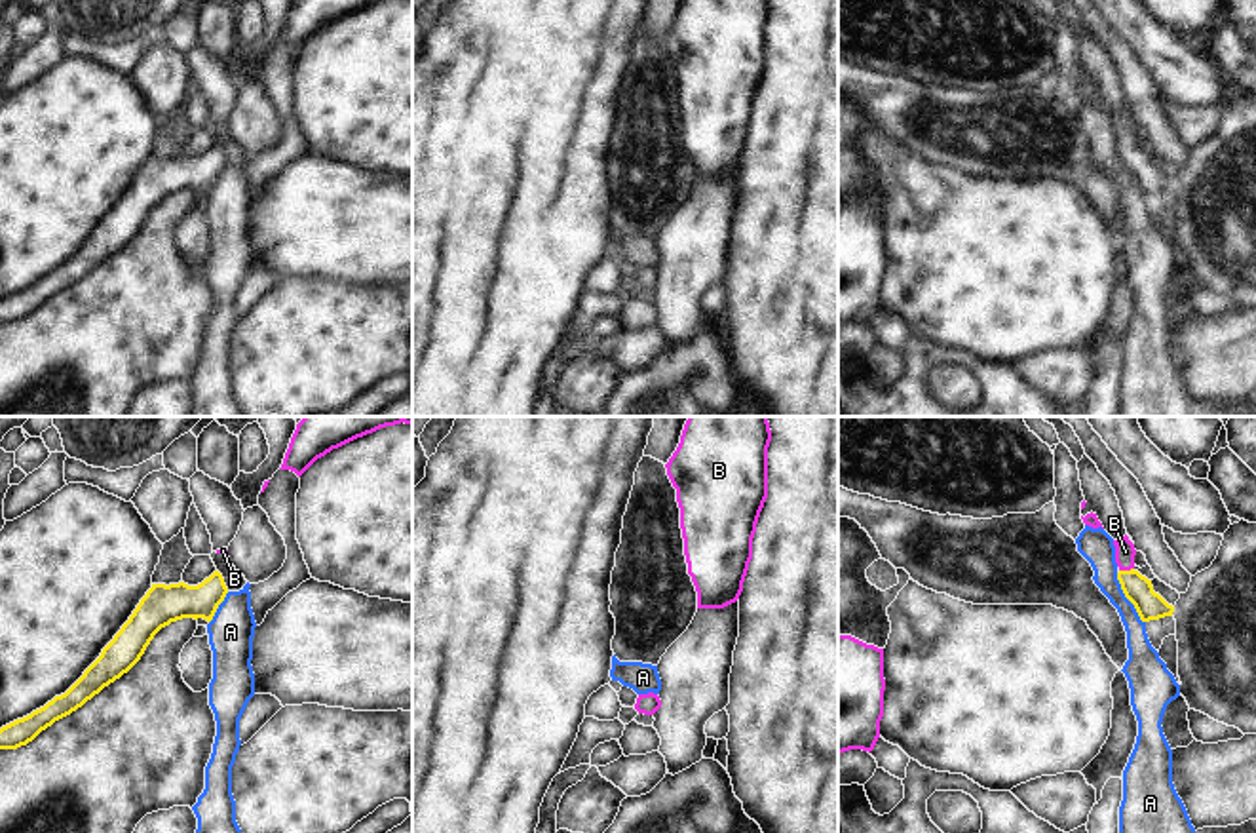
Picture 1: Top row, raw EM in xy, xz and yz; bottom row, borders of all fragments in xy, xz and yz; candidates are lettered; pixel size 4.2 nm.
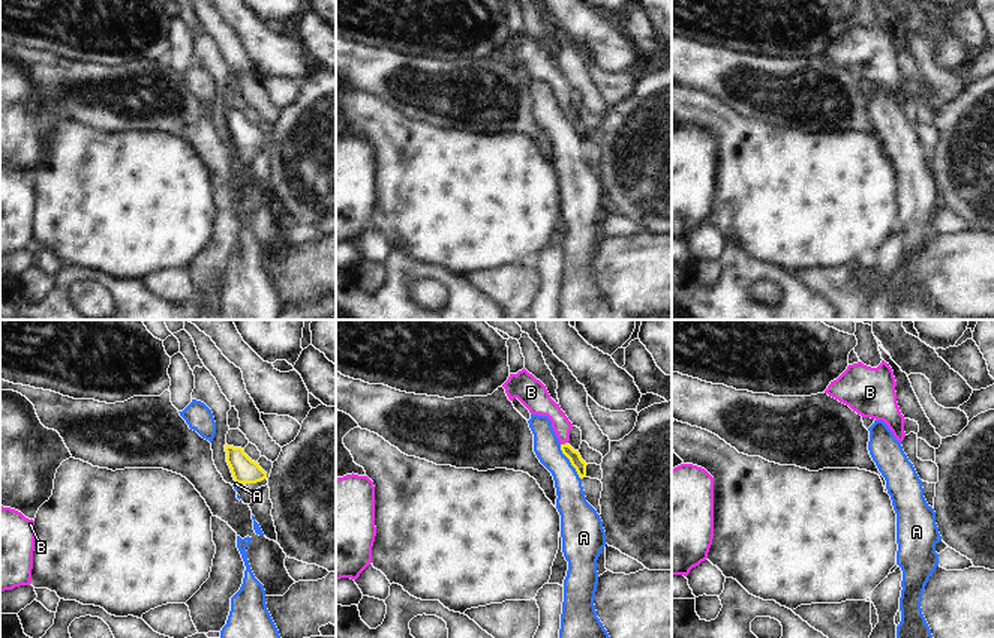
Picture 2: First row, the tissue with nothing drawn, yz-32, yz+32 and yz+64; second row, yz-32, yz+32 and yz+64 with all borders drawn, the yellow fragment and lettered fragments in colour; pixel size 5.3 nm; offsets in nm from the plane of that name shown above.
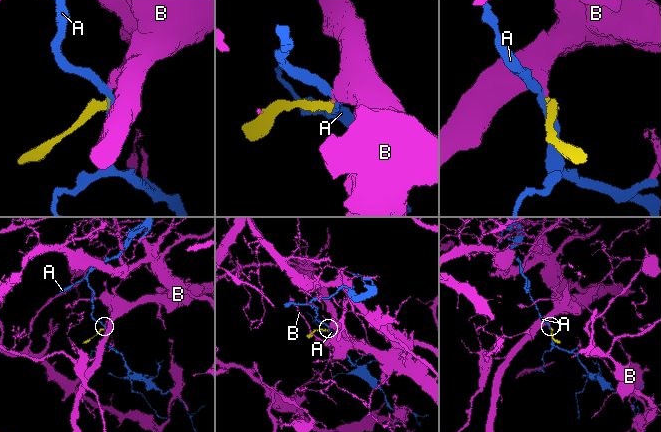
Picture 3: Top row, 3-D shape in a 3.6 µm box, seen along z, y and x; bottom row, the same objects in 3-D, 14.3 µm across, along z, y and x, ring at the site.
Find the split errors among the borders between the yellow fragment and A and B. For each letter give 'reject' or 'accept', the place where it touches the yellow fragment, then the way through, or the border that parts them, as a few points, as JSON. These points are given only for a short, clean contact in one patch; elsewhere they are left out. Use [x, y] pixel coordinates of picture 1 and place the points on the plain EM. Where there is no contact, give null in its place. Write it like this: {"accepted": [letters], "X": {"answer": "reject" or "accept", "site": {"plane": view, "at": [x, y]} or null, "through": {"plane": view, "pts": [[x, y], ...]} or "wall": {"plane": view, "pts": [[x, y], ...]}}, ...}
{"accepted": ["B"], "A": {"answer": "reject", "site": {"plane": "yz", "at": [1125, 170]}, "wall": {"plane": "yz", "pts": [[1116, 147], [1123, 170], [1144, 196]]}}, "B": {"answer": "accept", "site": {"plane": "yz", "at": [1125, 145]}, "through": {"plane": "yz", "pts": [[1137, 162], [1125, 145], [1125, 126]]}}}

